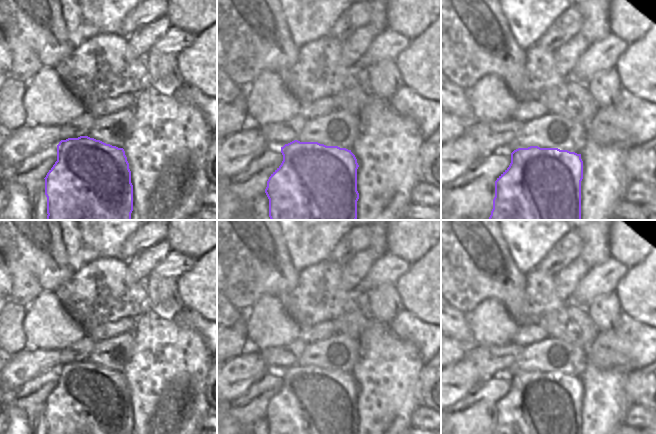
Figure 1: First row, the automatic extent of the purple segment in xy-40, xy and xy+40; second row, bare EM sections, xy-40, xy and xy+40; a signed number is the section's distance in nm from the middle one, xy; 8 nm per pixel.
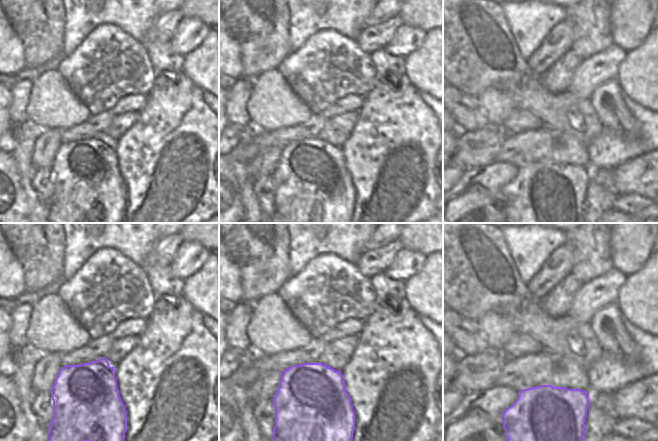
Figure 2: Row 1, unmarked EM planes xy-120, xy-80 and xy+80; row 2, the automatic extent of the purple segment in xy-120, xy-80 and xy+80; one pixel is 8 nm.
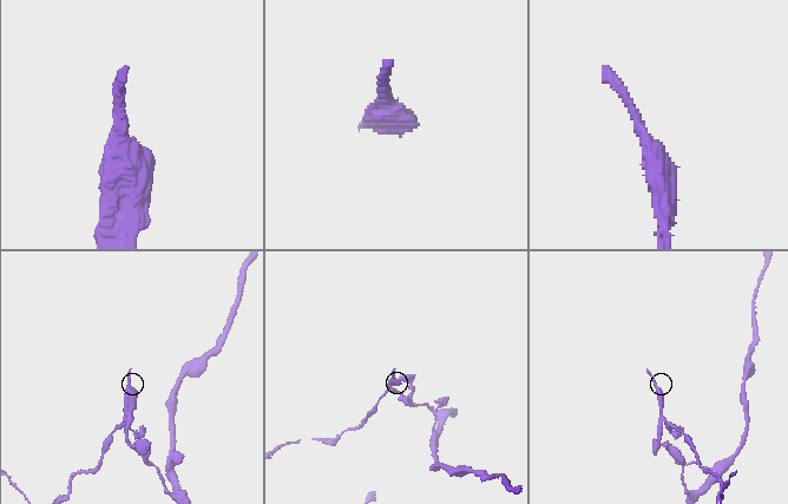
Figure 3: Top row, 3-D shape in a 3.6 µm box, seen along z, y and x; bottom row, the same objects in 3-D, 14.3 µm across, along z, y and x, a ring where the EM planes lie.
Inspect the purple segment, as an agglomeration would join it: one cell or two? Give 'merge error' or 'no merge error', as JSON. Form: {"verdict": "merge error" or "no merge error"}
{"verdict": "merge error"}

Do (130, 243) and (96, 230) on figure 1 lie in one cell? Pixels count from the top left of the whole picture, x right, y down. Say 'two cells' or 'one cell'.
two cells

